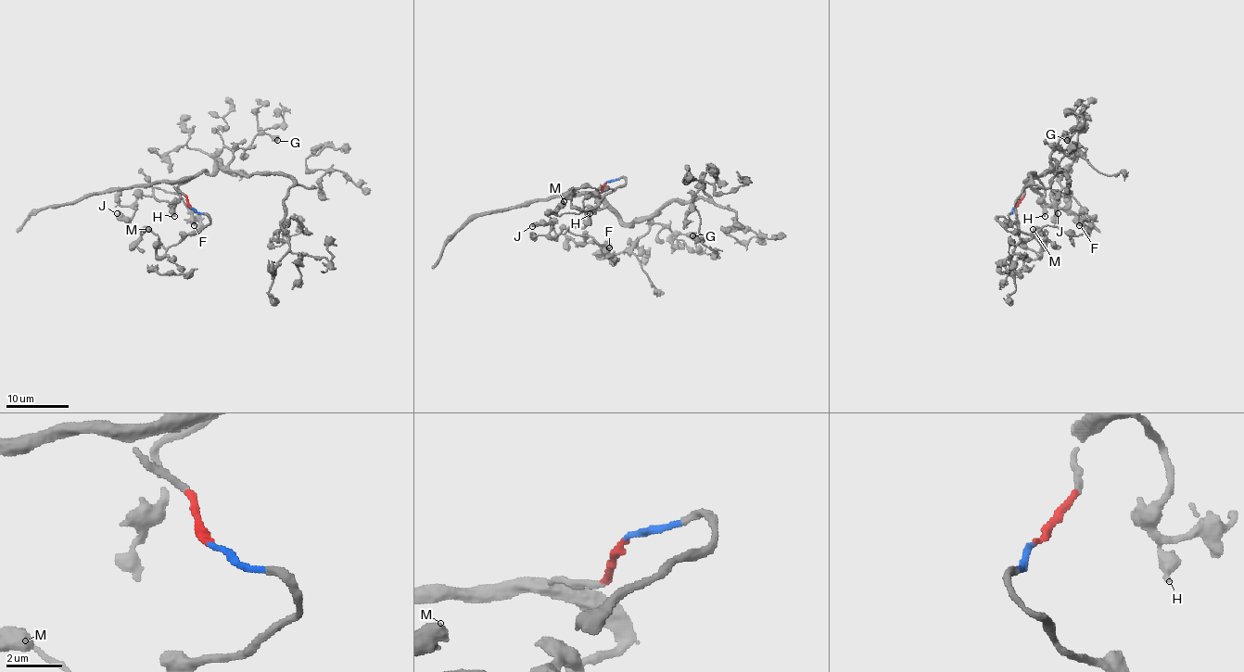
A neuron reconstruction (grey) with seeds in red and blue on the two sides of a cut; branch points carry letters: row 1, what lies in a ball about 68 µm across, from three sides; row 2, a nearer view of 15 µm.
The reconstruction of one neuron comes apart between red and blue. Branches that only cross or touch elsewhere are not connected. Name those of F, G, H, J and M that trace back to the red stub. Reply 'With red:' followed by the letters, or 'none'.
With red: F, G, H, J

